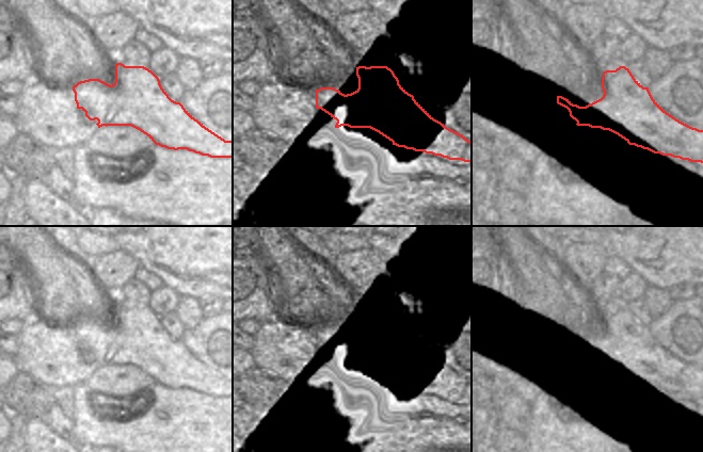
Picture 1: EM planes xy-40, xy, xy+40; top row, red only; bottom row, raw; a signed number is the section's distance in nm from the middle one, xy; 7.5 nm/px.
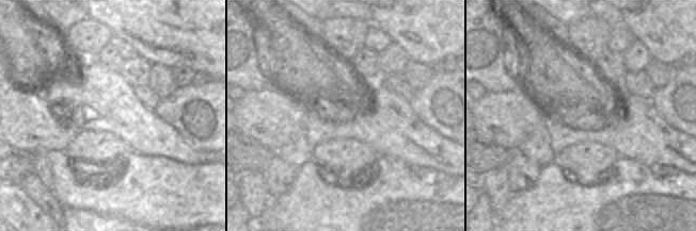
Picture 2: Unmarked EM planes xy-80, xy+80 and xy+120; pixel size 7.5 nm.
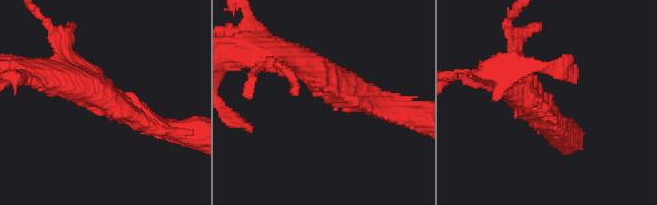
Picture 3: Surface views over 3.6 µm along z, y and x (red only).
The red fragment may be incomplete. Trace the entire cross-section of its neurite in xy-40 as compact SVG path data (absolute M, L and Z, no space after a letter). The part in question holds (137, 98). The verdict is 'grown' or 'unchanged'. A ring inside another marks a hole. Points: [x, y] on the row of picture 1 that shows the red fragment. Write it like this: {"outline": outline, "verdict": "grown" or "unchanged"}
{"outline": "M115 64L115 82L110 85L99 79L89 79L73 86L77 109L85 112L90 120L97 119L102 126L131 126L146 134L156 145L167 149L187 149L210 158L233 158L233 141L225 141L195 119L180 102L172 100L162 88L159 78L144 66Z", "verdict": "unchanged"}

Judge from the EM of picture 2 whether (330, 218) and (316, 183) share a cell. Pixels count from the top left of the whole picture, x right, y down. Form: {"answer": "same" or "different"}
{"answer": "same"}

